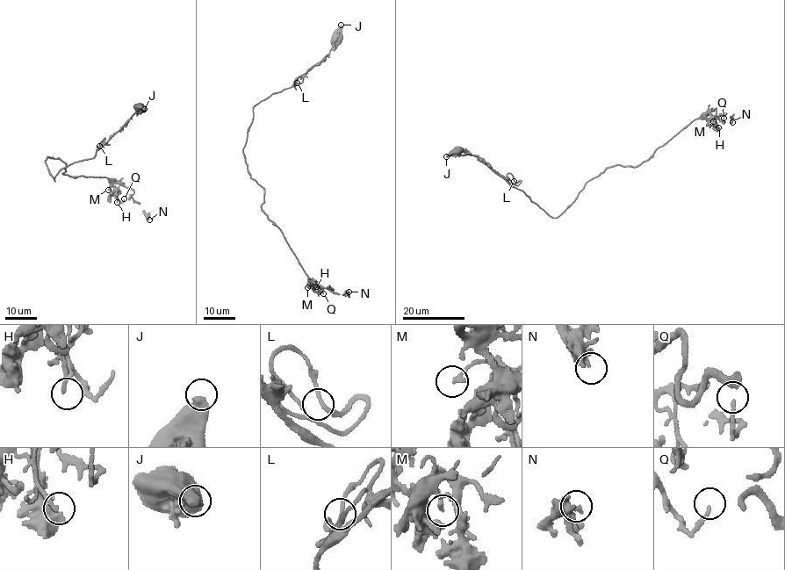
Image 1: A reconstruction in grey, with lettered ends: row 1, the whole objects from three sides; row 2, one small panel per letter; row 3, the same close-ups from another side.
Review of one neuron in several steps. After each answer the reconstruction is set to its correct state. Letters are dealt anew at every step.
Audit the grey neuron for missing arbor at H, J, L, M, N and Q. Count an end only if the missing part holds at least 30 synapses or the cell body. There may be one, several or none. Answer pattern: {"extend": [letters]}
{"extend": ["N"]}

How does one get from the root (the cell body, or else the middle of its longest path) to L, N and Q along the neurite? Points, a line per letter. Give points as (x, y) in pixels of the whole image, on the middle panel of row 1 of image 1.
L: (247, 165), (243, 149), (253, 107), (302, 78), (301, 82), (297, 82)
N: (247, 165), (250, 176), (263, 189), (261, 209), (281, 231), (306, 275), (337, 293), (349, 292)
Q: (247, 165), (250, 176), (263, 189), (261, 209), (281, 231), (308, 280), (315, 284), (314, 292), (323, 293)

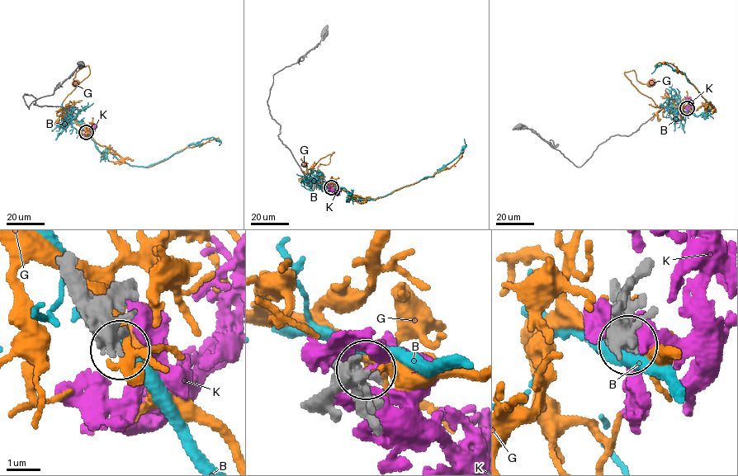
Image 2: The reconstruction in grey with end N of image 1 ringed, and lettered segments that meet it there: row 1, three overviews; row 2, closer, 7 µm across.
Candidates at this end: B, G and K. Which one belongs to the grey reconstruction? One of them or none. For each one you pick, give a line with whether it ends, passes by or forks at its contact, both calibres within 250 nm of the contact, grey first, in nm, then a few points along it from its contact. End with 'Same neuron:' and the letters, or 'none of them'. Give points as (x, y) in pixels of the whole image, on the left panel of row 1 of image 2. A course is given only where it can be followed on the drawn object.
K: it passes by; 300 nm thick on the grey side, 120 nm on the other; it runs (86, 132), (88, 134), (92, 132), (93, 124)
Same neuron: K

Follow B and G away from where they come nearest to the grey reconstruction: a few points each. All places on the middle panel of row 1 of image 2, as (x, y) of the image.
B: (331, 186), (344, 188), (355, 200), (384, 196), (432, 176), (451, 162), (466, 146), (464, 139)
G: (331, 188), (310, 180), (307, 170), (334, 152), (328, 163), (319, 166), (319, 174)

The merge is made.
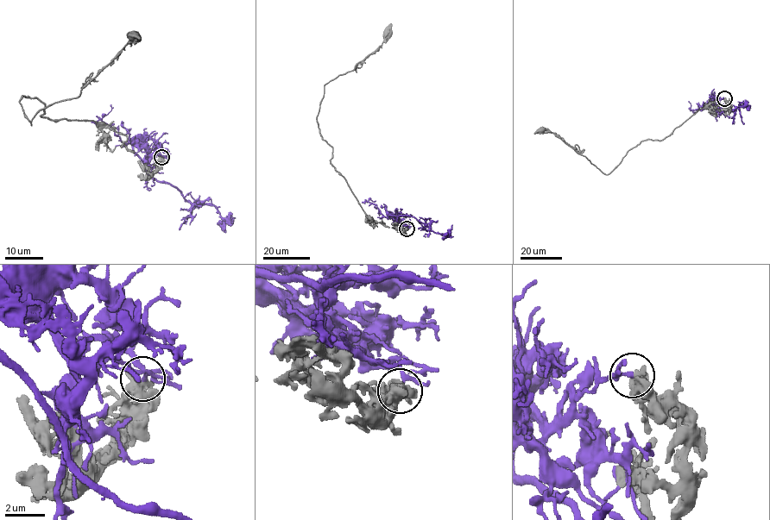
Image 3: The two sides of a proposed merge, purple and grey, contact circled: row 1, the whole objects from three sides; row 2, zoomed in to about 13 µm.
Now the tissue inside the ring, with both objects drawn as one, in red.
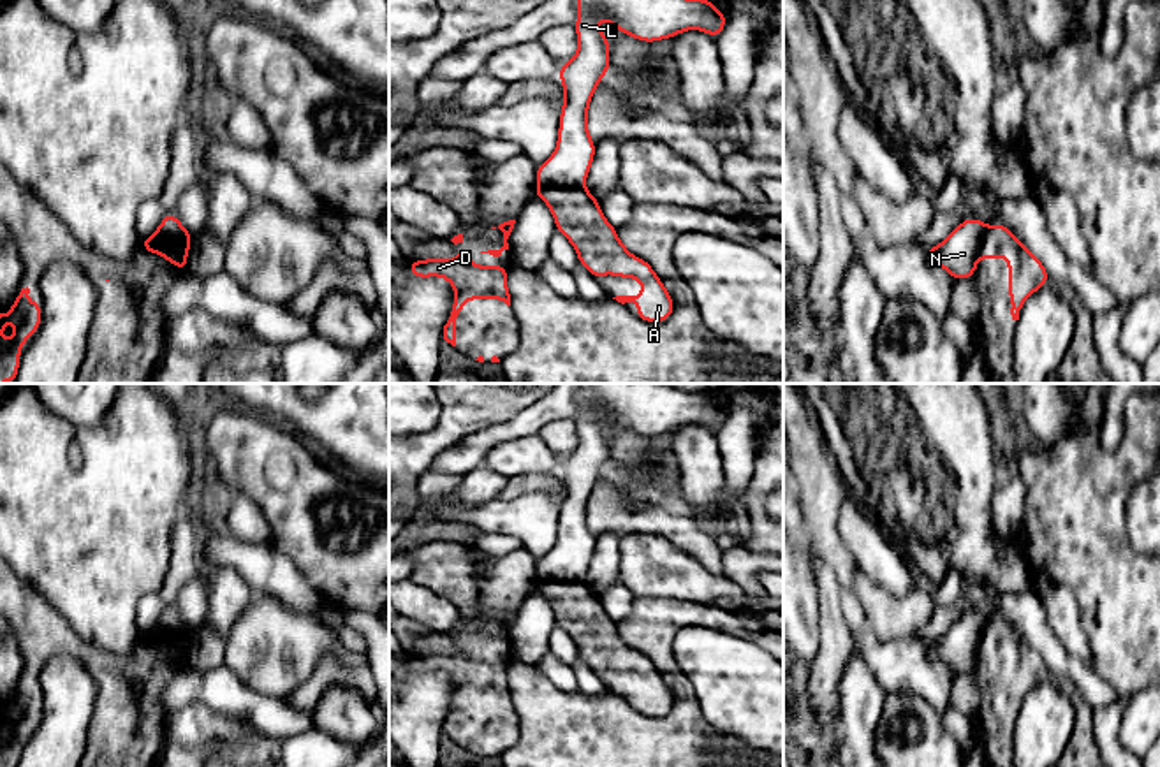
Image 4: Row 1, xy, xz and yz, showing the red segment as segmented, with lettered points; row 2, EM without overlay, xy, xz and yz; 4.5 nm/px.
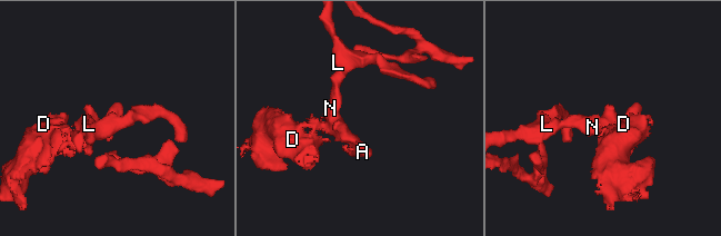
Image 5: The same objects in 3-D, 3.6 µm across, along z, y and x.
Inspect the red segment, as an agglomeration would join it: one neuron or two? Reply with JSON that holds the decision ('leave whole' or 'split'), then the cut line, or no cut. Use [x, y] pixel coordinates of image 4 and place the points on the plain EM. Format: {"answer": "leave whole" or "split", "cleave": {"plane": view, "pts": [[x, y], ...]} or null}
{"answer": "split", "cleave": {"plane": "xz", "pts": [[537, 577], [583, 581]]}}

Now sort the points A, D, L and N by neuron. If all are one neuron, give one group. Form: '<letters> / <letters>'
A D / L N

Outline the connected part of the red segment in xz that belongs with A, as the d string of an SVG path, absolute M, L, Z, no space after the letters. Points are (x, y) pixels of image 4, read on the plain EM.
M535 581L551 603L556 625L560 625L577 646L577 654L595 670L616 668L635 672L642 677L641 690L616 690L618 697L637 697L637 712L644 716L665 716L674 705L674 695L653 661L627 646L616 623L606 614L598 595L584 582Z

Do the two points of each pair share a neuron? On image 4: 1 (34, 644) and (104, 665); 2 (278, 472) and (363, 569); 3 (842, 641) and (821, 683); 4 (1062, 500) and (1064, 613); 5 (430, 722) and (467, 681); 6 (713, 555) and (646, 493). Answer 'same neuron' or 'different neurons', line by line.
1: same neuron
2: same neuron
3: same neuron
4: different neurons
5: different neurons
6: different neurons

